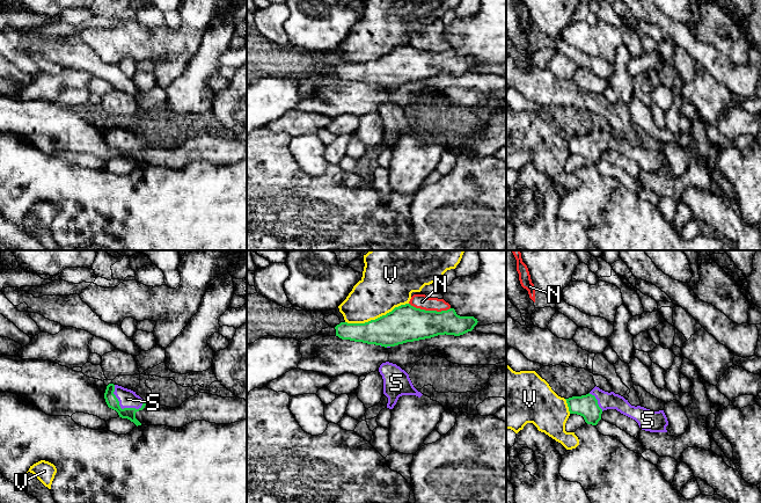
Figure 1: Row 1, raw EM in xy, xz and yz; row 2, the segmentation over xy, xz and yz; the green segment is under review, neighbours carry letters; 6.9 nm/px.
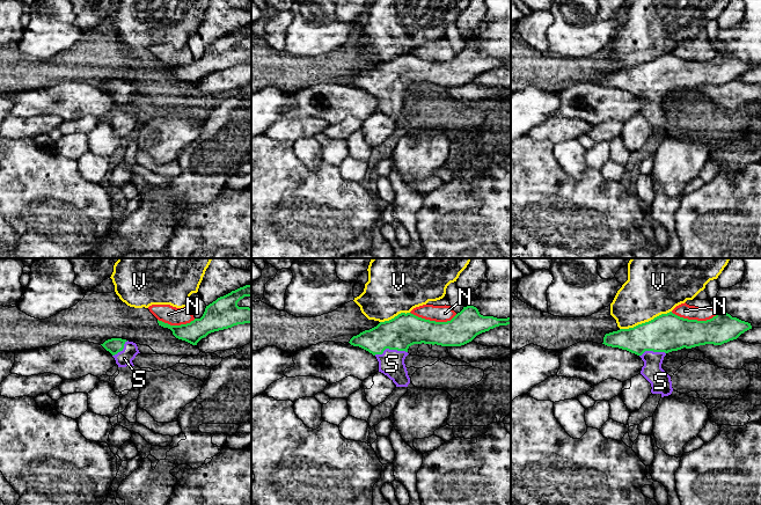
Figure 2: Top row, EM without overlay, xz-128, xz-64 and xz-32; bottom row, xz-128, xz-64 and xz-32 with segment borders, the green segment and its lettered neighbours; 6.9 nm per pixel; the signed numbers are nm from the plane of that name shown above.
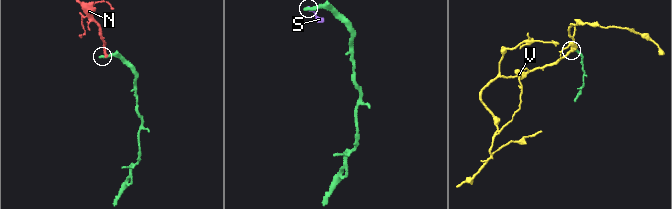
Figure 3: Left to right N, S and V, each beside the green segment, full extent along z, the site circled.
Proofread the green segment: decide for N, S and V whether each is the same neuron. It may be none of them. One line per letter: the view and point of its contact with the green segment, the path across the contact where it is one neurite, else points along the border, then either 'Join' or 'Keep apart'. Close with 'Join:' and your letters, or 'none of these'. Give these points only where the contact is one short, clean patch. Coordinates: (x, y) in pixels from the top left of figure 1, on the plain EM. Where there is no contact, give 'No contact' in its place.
N: Touches green at xz (430, 51). Boundary: xz (409, 43), (425, 50), (446, 51), (449, 49). Keep apart
S: Touches green at xy (119, 147). Path across: xy (112, 143), (119, 147), (127, 139). Join
V: Touches green at xz (378, 58). Keep apart
Join: S

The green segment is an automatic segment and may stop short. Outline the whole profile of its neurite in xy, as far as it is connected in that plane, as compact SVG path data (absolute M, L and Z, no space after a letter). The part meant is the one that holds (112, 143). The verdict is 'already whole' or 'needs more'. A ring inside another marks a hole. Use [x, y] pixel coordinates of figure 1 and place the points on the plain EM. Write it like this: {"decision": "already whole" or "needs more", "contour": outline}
{"decision": "needs more", "contour": "M118 125L107 126L104 139L109 148L116 151L122 159L127 159L137 167L141 163L136 159L136 153L146 146L144 140L136 132Z"}

